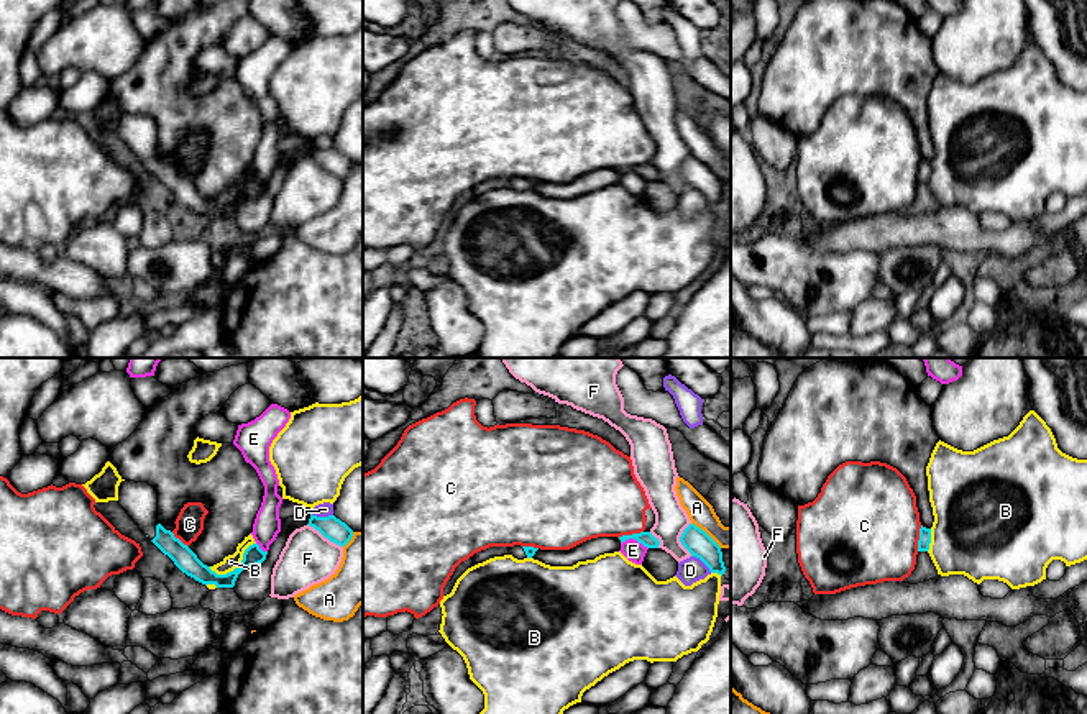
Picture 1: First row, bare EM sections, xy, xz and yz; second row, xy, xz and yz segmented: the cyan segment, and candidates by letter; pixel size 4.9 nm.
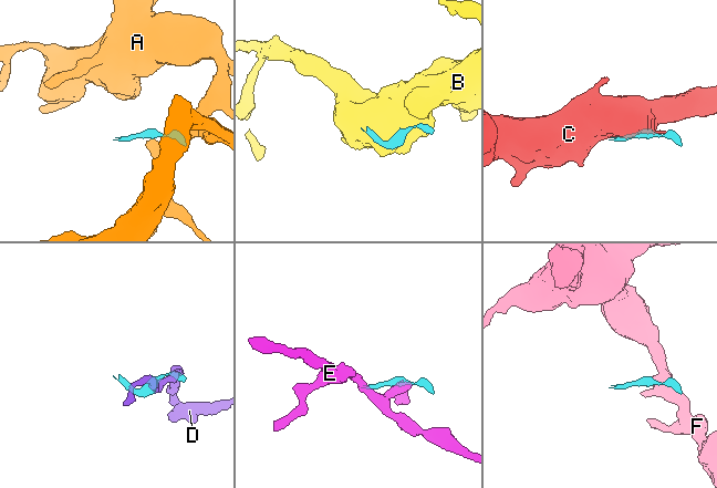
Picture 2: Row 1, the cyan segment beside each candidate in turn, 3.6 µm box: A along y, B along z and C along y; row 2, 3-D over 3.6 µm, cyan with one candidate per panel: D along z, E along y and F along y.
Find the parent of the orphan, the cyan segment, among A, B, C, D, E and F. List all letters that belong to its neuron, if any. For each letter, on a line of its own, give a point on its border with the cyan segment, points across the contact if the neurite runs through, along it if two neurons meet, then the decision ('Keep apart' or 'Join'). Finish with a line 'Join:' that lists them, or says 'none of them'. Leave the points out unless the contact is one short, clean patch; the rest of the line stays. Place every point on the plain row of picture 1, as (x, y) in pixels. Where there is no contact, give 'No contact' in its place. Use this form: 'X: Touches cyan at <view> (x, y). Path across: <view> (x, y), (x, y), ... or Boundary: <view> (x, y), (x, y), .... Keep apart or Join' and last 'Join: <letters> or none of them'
A: Touches cyan at xz (705, 164). Boundary: xz (692, 155), (721, 179). Keep apart
B: Touches cyan at xy (235, 201). Keep apart
C: Touches cyan at yz (920, 171). Keep apart
D: Touches cyan at xy (322, 150). Boundary: xy (311, 145), (332, 148). Keep apart
E: Touches cyan at xz (634, 171). Boundary: xz (621, 174), (636, 171), (647, 181). Keep apart
F: Touches cyan at xy (325, 169). Keep apart
Join: none of them

